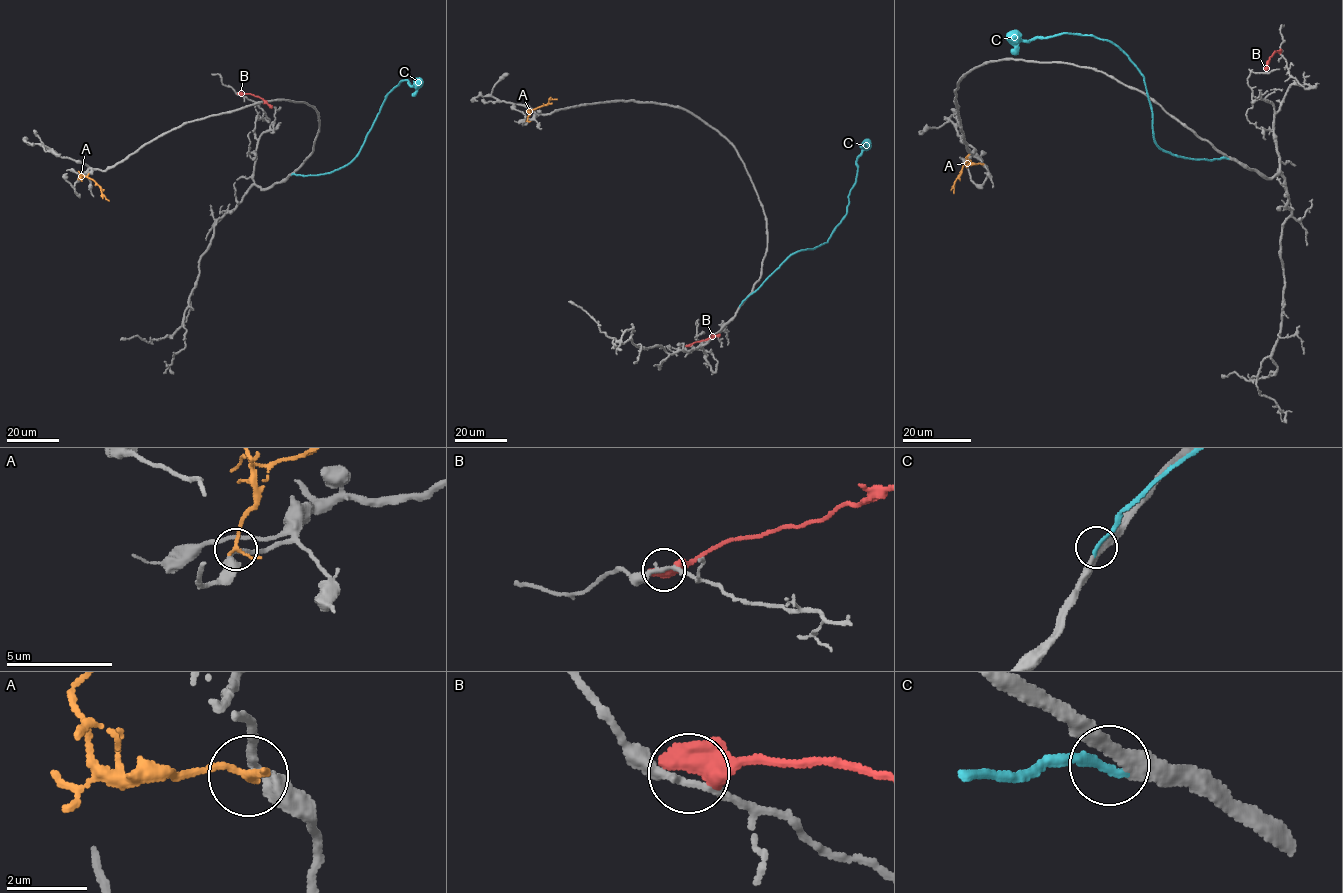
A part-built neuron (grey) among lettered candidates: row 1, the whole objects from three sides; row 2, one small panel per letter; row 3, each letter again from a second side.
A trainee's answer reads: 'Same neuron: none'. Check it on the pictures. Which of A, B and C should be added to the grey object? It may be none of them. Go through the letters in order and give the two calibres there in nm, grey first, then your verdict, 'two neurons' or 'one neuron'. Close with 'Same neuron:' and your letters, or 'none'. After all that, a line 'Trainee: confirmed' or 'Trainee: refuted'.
A: 360/190 nm | two neurons
B: 200/650 nm | two neurons
C: 320/220 nm | one neuron
Same neuron: C
Trainee: refuted

